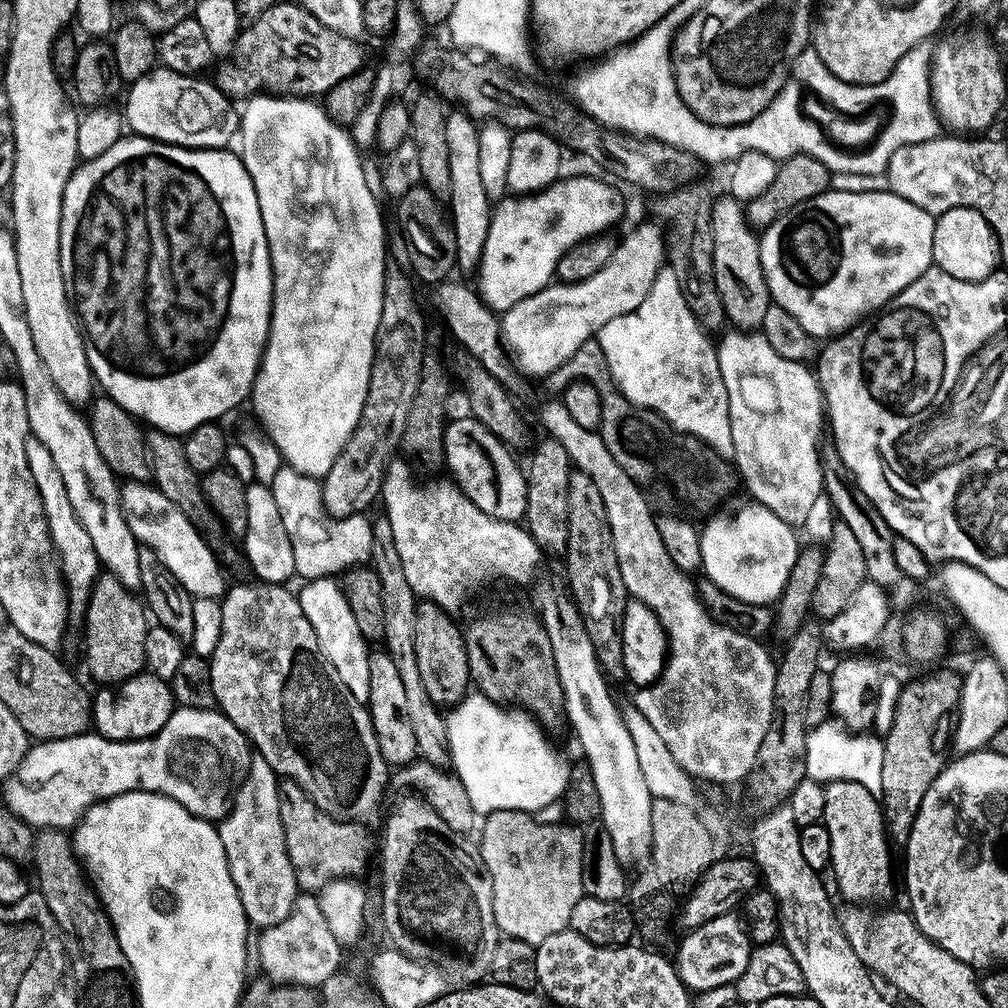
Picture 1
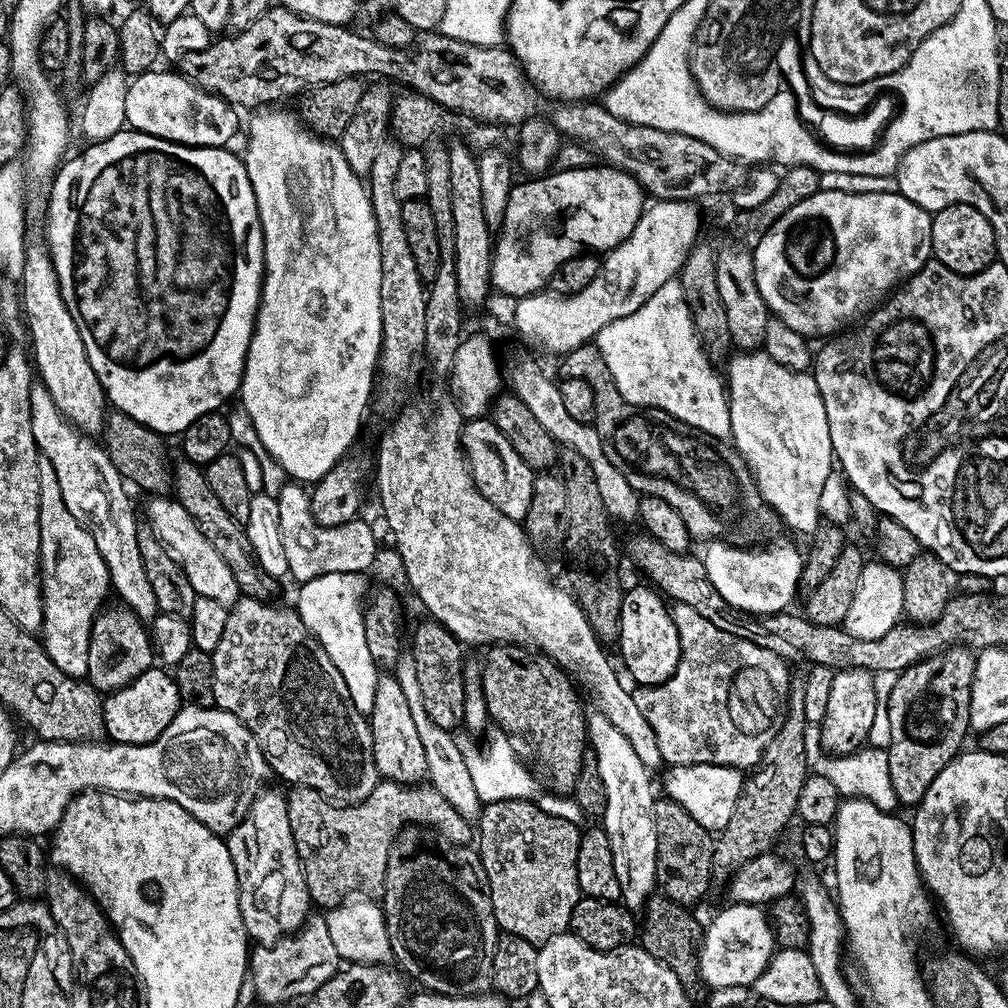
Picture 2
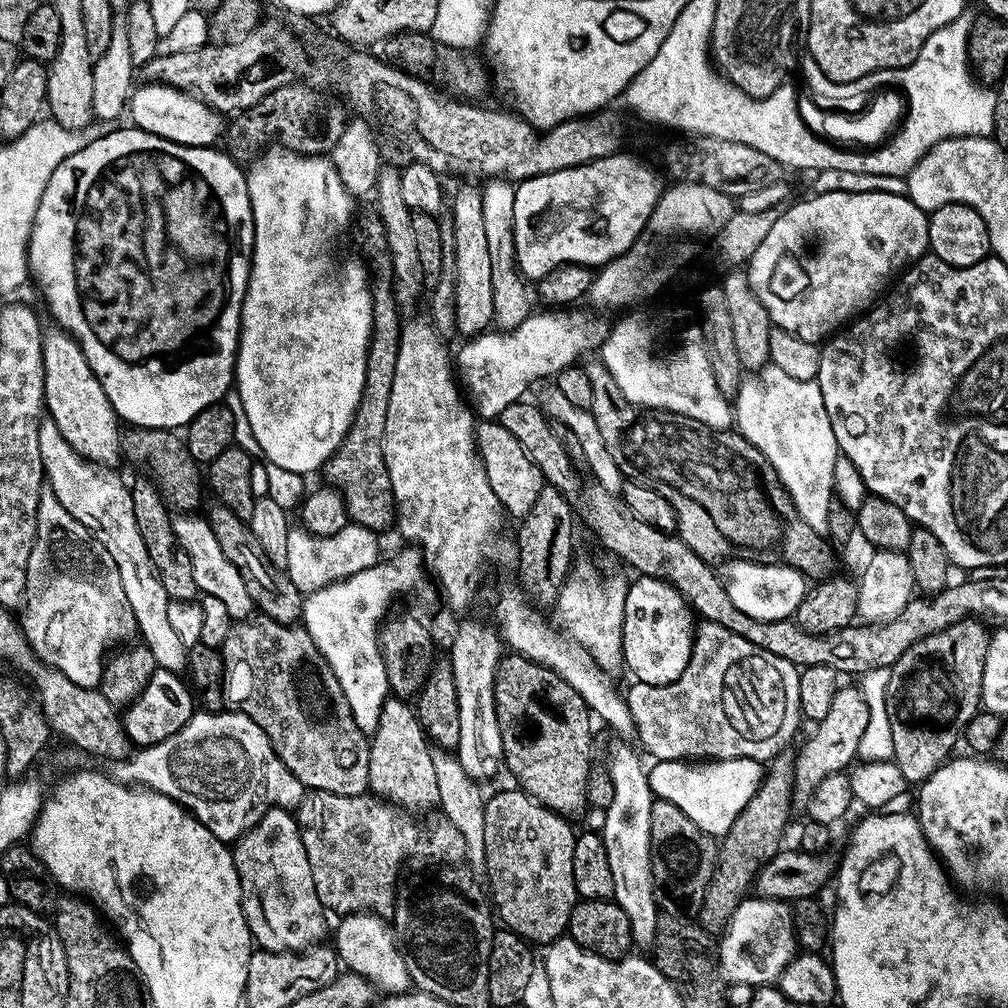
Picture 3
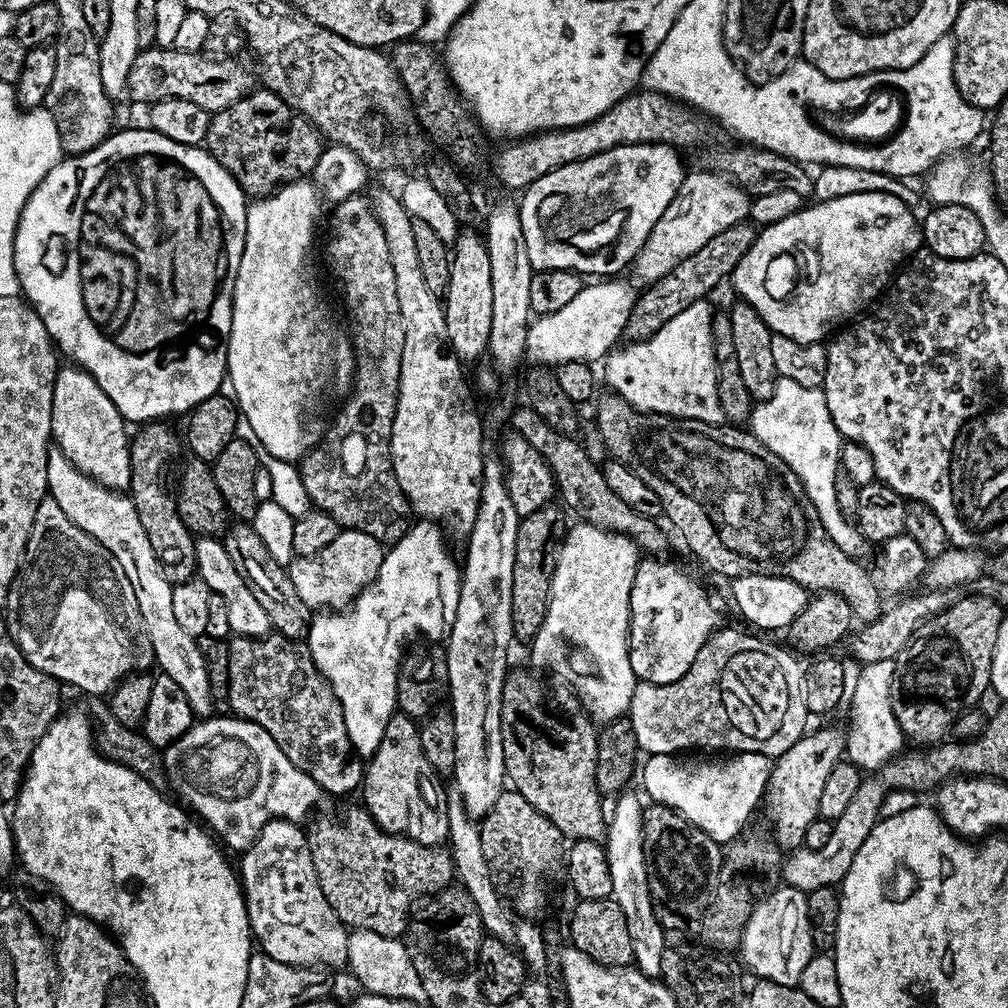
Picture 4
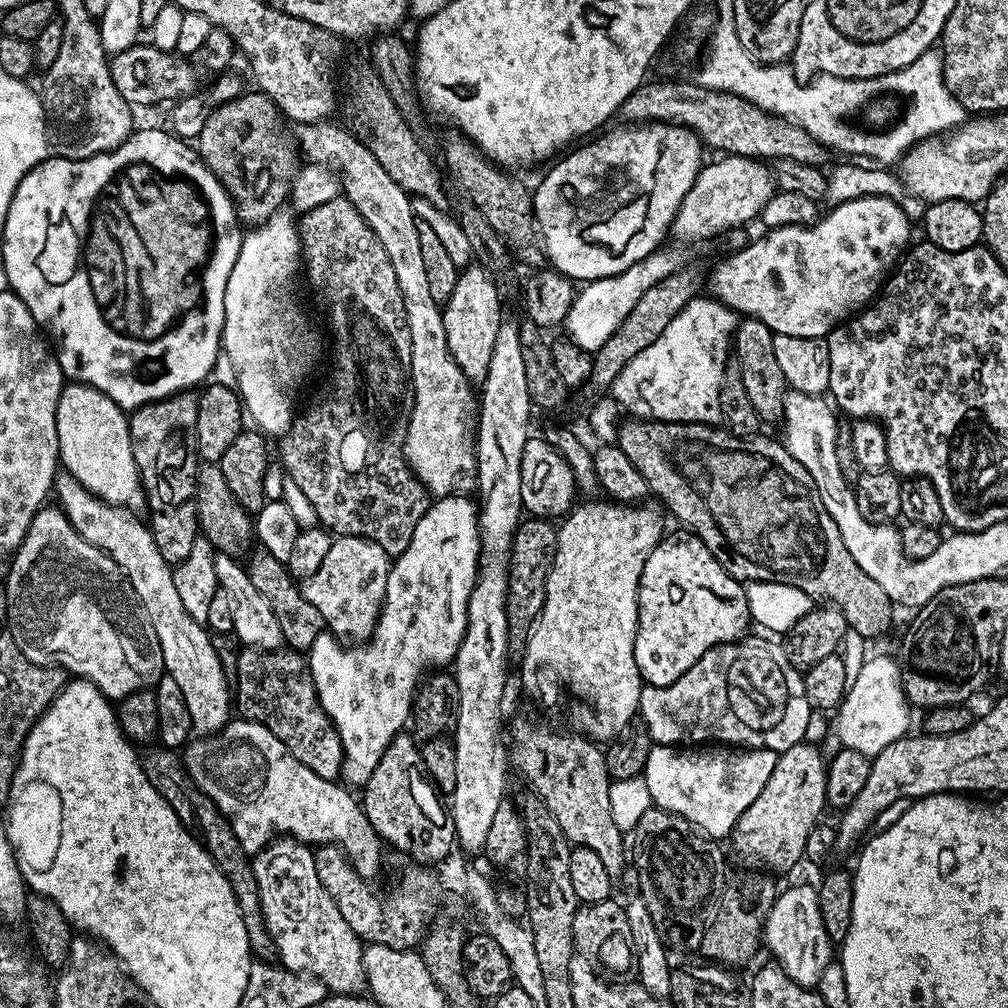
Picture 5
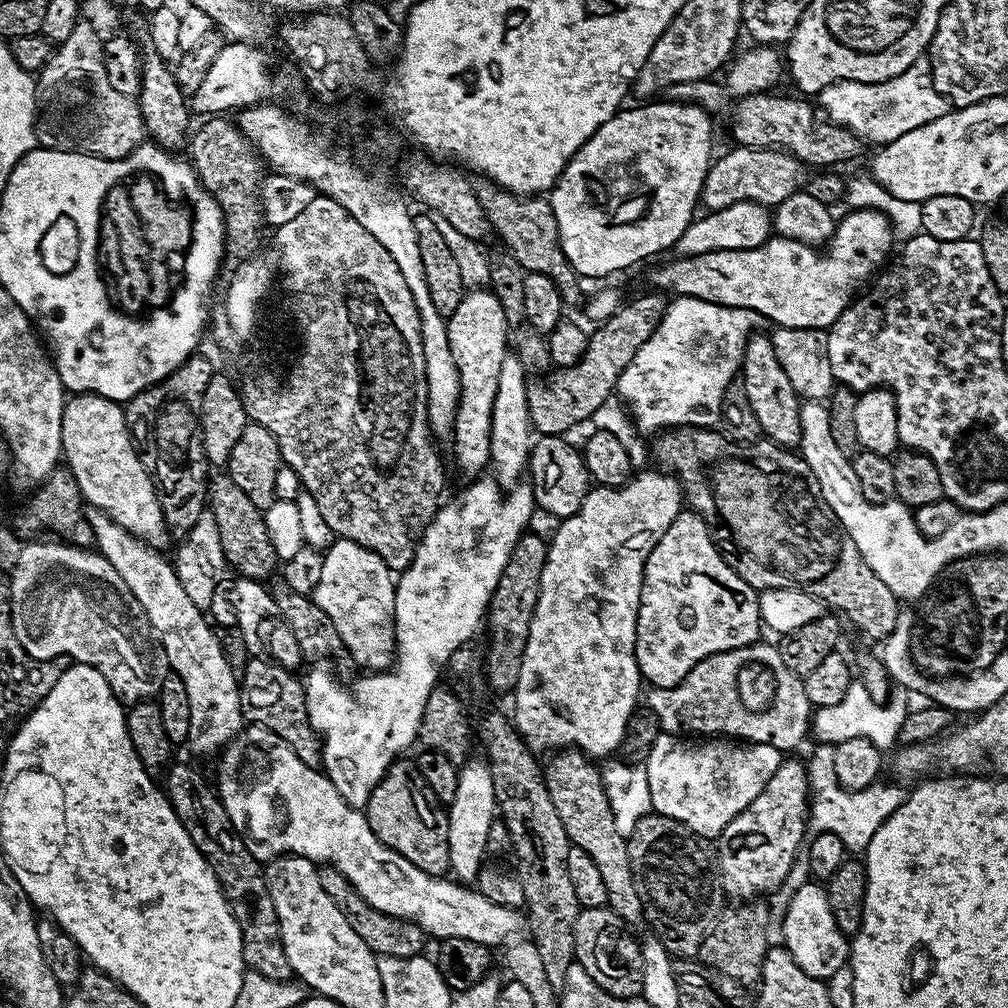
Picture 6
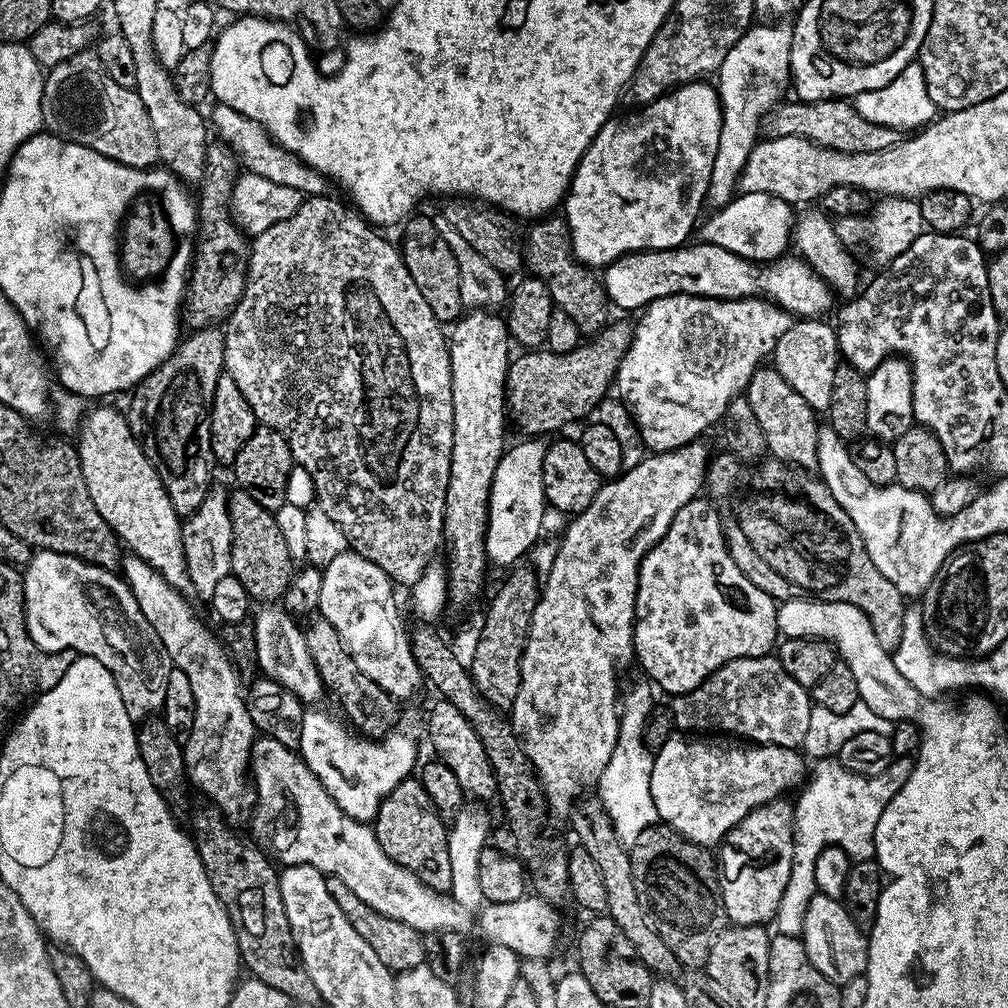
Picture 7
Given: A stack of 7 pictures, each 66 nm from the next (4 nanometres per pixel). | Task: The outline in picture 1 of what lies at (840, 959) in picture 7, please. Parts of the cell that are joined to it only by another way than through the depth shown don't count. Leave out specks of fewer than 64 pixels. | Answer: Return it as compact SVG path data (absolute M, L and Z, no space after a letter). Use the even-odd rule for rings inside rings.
M735 915L714 918L689 931L674 955L674 967L684 987L693 993L714 990L718 986L735 985L736 980L751 962L754 944L749 939L747 927L735 920Z

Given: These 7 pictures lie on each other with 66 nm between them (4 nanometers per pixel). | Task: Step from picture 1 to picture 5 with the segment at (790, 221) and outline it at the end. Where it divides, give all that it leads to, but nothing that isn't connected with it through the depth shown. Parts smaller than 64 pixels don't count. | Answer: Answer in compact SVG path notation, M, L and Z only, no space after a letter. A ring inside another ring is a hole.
M887 196L858 197L828 209L811 226L790 224L772 228L765 231L768 233L761 240L752 240L733 251L733 256L726 257L713 272L711 269L711 295L741 317L766 322L777 336L790 334L815 340L827 337L833 328L849 319L850 314L859 313L881 291L886 277L905 255L914 226L896 201Z

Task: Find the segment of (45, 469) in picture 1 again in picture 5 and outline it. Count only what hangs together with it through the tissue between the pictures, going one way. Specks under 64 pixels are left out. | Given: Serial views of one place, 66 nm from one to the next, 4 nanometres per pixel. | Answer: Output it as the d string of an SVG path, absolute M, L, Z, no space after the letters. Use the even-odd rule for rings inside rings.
M45 506L36 511L26 538L20 543L11 560L12 565L8 568L8 585L3 585L2 588L6 594L6 606L8 607L8 629L12 631L14 642L20 647L22 654L26 654L26 658L30 658L30 662L62 668L65 673L71 674L73 677L89 680L113 702L125 700L130 694L143 688L155 689L166 674L162 646L158 642L158 634L154 634L154 626L150 626L150 618L146 614L143 604L140 603L140 599L136 596L134 586L128 581L128 575L102 549L86 542L82 538L82 534L78 534L78 530L74 530L68 516L59 506L52 506L52 508Z

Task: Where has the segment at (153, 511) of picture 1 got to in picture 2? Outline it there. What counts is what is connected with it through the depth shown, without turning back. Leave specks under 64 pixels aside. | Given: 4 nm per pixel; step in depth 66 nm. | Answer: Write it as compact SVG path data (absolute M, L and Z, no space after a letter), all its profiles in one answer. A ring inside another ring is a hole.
M171 495L152 496L149 501L146 522L152 527L157 538L160 539L160 543L175 556L180 568L186 574L190 586L194 586L196 595L207 596L210 592L214 602L222 602L224 608L231 609L232 605L242 596L238 582L232 579L230 566L226 566L226 562L222 562L222 554L218 554L218 550L214 550L214 546L210 546L206 534L202 534L202 530L198 530L194 518L188 513L186 506L182 506ZM208 580L216 580L213 582L212 588L208 588Z

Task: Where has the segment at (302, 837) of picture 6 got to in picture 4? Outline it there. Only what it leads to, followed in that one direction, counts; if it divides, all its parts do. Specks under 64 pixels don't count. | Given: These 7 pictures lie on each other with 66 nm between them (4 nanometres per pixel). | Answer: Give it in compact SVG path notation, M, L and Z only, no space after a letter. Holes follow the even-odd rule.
M213 714L193 723L192 729L181 740L175 740L170 747L163 749L162 759L171 791L176 791L185 805L192 804L191 811L219 837L225 849L233 848L236 854L242 854L270 821L307 821L308 811L319 802L322 790L318 782L310 778L310 774L298 770L298 766L294 766L294 762L282 754L282 746L278 746L278 742L274 742L274 738L270 738L262 726L232 714L227 715Z

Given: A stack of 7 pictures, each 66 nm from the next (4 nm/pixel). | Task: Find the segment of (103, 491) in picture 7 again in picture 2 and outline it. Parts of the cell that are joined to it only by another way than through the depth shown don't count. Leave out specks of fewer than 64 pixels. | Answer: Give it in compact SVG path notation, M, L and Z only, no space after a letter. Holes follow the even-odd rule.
M43 239L28 240L19 283L22 285L22 316L28 319L28 332L32 335L30 356L39 379L46 390L50 390L50 398L54 398L54 406L58 406L60 413L80 432L103 433L106 419L104 388L98 382L98 374L94 374L94 366L90 366L90 358L86 358L82 334L78 334L78 326L62 298L54 262Z

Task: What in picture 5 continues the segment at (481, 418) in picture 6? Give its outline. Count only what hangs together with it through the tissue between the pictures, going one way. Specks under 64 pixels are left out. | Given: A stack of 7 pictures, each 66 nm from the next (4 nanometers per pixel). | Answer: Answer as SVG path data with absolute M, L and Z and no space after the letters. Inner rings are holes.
M469 266L461 271L454 294L442 308L450 354L454 362L458 362L464 377L476 386L483 385L490 358L494 355L494 342L502 319L500 302L502 295L496 289L491 273L481 266Z

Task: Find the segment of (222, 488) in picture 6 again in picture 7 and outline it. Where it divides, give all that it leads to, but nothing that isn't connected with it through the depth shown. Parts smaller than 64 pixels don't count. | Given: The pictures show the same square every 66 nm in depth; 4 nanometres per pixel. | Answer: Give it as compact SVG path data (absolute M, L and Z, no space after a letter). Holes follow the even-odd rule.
M239 490L229 495L228 528L232 531L230 546L231 575L246 586L249 597L256 602L276 602L288 591L294 575L294 561L290 550L286 550L286 541L282 539L282 530L278 530L276 514L266 506L258 506L250 494Z

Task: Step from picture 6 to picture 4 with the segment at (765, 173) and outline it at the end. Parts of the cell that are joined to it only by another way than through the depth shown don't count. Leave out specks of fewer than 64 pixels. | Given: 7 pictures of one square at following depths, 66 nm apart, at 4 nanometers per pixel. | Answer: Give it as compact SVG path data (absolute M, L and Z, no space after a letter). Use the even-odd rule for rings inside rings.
M715 170L707 171L689 171L674 202L666 206L666 214L662 214L662 218L654 222L654 230L650 230L650 238L646 238L642 250L634 261L636 276L644 280L645 285L670 274L670 270L674 270L674 266L678 266L682 258L690 258L690 254L702 250L702 246L706 246L706 242L710 242L714 234L722 234L730 226L749 219L748 193L740 185L732 183L727 176Z

